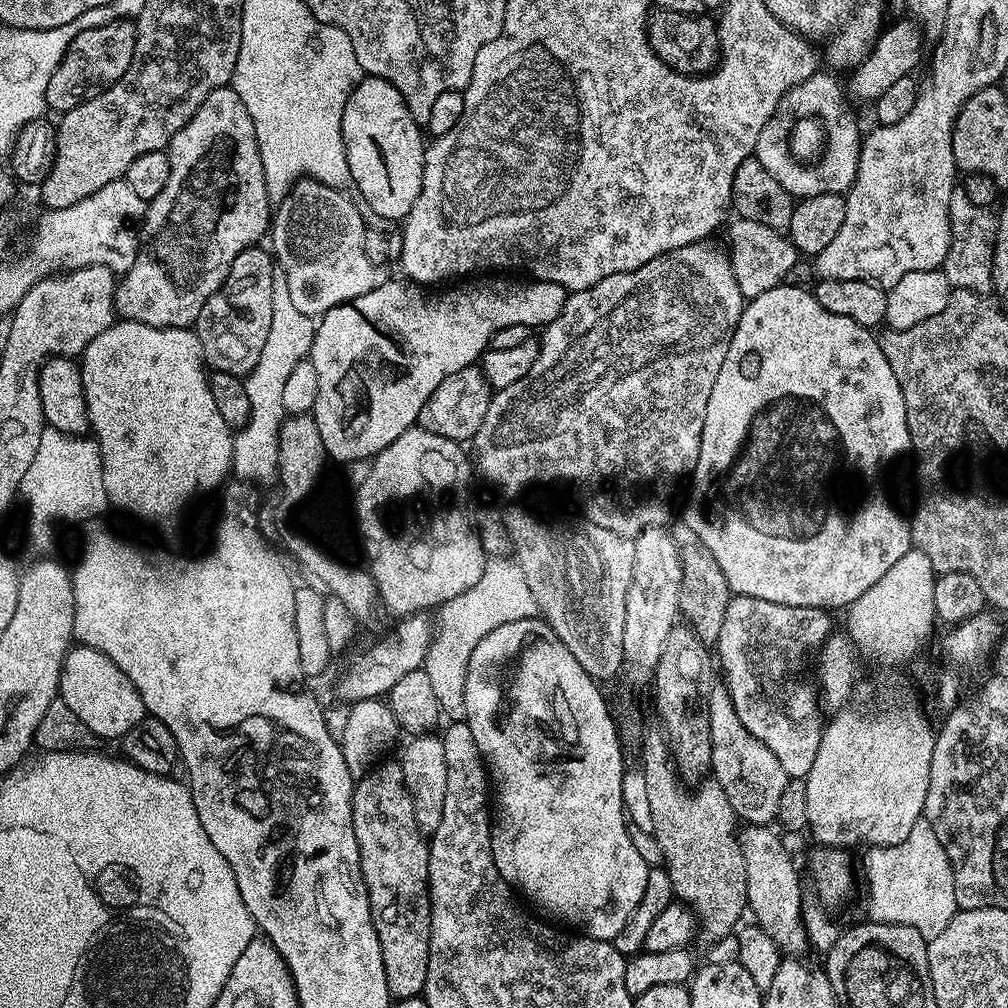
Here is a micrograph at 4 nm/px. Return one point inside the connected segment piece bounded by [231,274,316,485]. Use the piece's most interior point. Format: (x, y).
(255, 446)

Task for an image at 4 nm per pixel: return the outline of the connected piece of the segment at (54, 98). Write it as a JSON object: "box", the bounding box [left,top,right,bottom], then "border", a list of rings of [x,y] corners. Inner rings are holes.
{"box":[44,19,136,114],"border":[[[131,19],[115,20],[106,26],[94,26],[90,30],[82,30],[70,42],[62,62],[58,62],[58,70],[50,74],[50,86],[46,86],[44,103],[56,114],[74,110],[84,100],[97,96],[105,88],[118,82],[122,74],[130,66],[134,58],[136,45],[136,26]]]}

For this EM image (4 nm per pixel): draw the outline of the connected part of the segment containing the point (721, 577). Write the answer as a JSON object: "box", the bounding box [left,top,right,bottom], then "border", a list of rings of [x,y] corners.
{"box":[670,522,730,646],"border":[[[677,522],[672,528],[670,540],[677,546],[681,564],[679,615],[701,642],[706,646],[714,646],[722,634],[722,622],[726,618],[726,606],[730,599],[726,574],[722,574],[722,566],[714,562],[714,554],[702,546],[693,525]]]}

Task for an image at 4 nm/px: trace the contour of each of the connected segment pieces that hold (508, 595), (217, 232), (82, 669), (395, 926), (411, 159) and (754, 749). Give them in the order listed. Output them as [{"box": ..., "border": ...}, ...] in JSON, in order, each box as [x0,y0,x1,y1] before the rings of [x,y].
[{"box":[423,559,537,721],"border":[[[489,559],[474,586],[458,594],[458,598],[440,605],[440,625],[439,622],[435,625],[432,644],[423,667],[431,684],[436,687],[438,702],[445,717],[450,716],[448,718],[453,721],[464,720],[466,674],[470,666],[470,654],[474,654],[474,646],[478,646],[478,642],[482,642],[482,638],[486,638],[490,630],[498,630],[498,626],[506,626],[506,622],[533,619],[537,612],[534,594],[530,594],[524,575],[511,559]]]},{"box":[116,86,270,328],"border":[[[230,86],[214,90],[208,95],[206,102],[202,102],[202,106],[198,106],[194,118],[190,118],[190,122],[186,122],[182,126],[182,130],[178,130],[178,134],[174,134],[174,138],[167,146],[166,153],[169,158],[169,178],[162,192],[157,197],[147,201],[142,221],[140,252],[136,256],[134,266],[130,266],[130,270],[123,273],[122,283],[117,285],[116,311],[123,319],[137,320],[146,326],[154,326],[155,328],[187,328],[195,325],[204,303],[216,292],[224,288],[224,279],[230,274],[230,266],[234,262],[234,258],[238,258],[238,254],[242,254],[242,250],[259,245],[263,236],[265,239],[266,233],[270,228],[270,216],[268,220],[270,201],[268,191],[266,190],[266,178],[262,170],[262,158],[260,157],[258,142],[254,134],[254,122],[250,118],[250,114],[246,114],[246,106],[242,106],[242,98],[238,98],[238,94]]]},{"box":[58,647,146,738],"border":[[[69,647],[60,668],[58,696],[97,738],[122,738],[146,716],[142,698],[130,678],[126,678],[126,674],[122,674],[122,670],[118,670],[118,666],[110,662],[106,654],[93,648]]]},{"box":[352,763,431,1001],"border":[[[377,763],[355,781],[352,825],[360,851],[360,872],[368,891],[374,930],[382,950],[388,995],[393,1001],[421,995],[430,958],[431,902],[428,893],[429,841],[414,818],[402,766]]]},{"box":[342,75,426,221],"border":[[[365,75],[350,94],[346,102],[346,110],[342,110],[342,138],[352,183],[355,191],[360,191],[359,199],[361,201],[364,199],[368,203],[369,210],[384,220],[403,221],[404,217],[410,214],[422,190],[426,140],[422,135],[421,125],[417,124],[416,119],[410,114],[402,94],[398,94],[398,90],[390,86],[390,82],[377,76]]]},{"box":[708,690,790,826],"border":[[[716,690],[708,697],[708,709],[710,710],[710,742],[712,743],[712,767],[711,775],[716,783],[722,786],[726,798],[730,802],[733,813],[745,825],[768,826],[776,820],[778,814],[778,802],[782,799],[782,790],[786,790],[790,777],[786,770],[766,750],[754,734],[740,722],[732,706],[732,699],[727,691]]]}]

